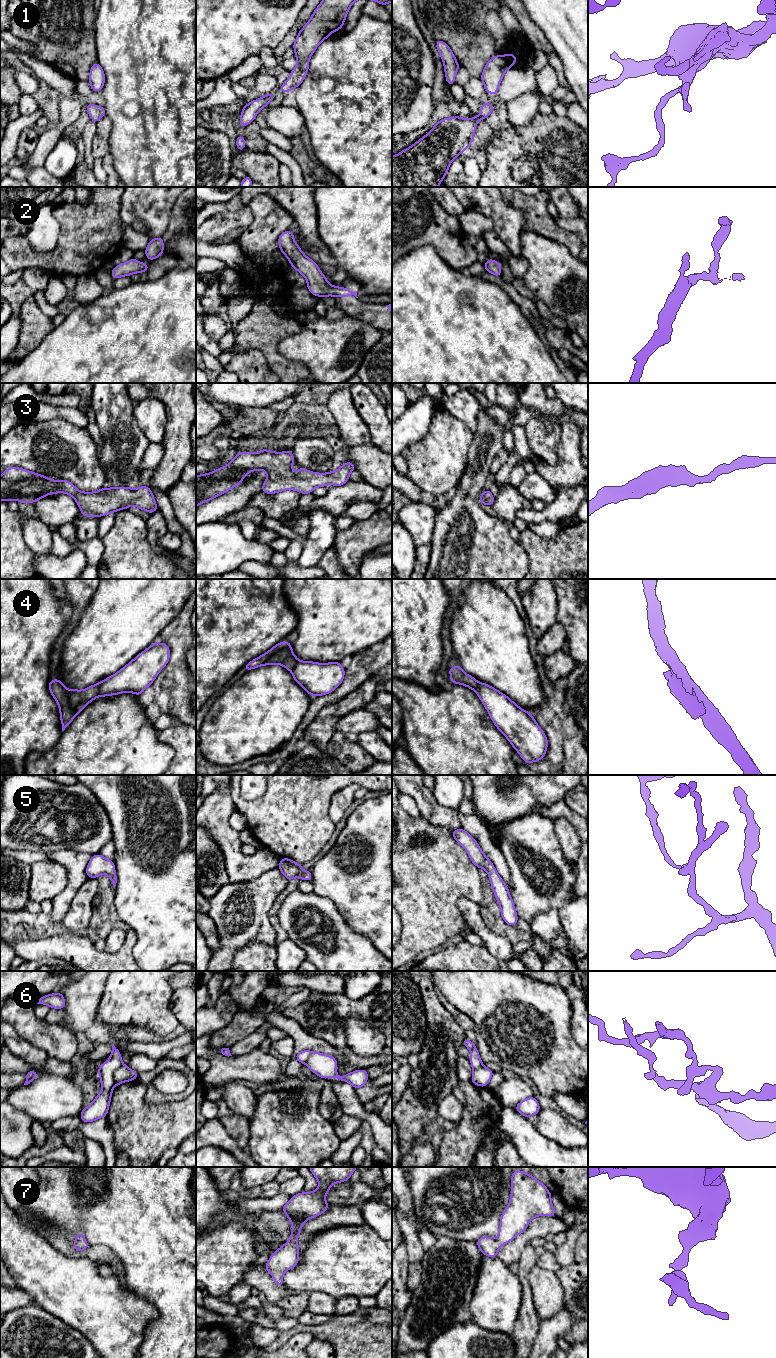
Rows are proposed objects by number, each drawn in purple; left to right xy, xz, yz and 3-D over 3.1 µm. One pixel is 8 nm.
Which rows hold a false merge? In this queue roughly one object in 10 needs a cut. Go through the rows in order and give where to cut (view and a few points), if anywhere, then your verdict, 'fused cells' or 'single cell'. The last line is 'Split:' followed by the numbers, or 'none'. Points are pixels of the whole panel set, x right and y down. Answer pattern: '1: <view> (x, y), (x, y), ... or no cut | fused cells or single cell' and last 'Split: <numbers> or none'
1: no cut | single cell
2: no cut | single cell
3: no cut | single cell
4: xy (101, 682), (98, 695) | fused cells
5: no cut | single cell
6: xy (123, 1064), (113, 1074), (114, 1084) | fused cells
7: no cut | single cell
Split: 4, 6

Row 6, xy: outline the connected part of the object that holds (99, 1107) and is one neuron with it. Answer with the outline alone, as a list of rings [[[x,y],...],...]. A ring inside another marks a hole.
[[[112,1045],[112,1052],[109,1060],[98,1067],[102,1090],[89,1106],[84,1107],[79,1115],[83,1122],[93,1122],[107,1116],[112,1091],[115,1087],[113,1074],[122,1065],[121,1053]]]

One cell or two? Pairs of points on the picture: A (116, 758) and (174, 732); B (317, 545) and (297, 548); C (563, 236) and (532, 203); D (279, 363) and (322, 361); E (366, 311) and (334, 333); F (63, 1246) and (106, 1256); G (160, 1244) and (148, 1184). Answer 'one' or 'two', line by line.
A: two
B: two
C: one
D: two
E: two
F: one
G: one

